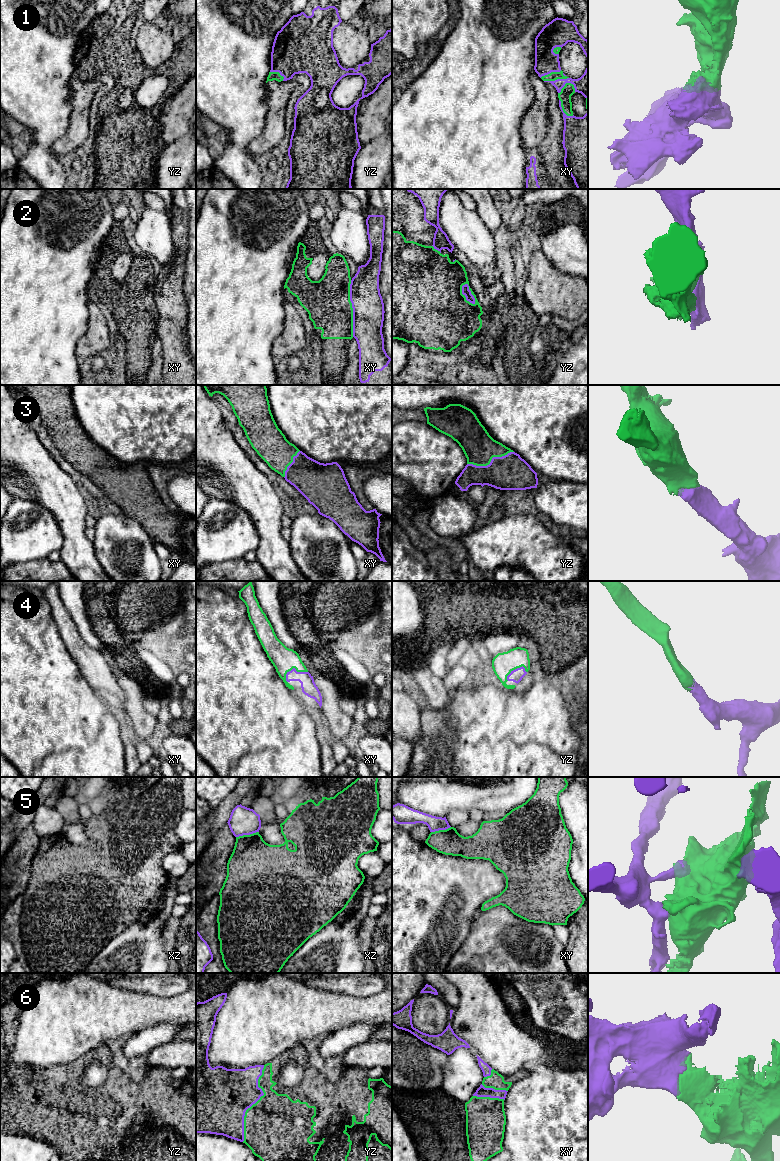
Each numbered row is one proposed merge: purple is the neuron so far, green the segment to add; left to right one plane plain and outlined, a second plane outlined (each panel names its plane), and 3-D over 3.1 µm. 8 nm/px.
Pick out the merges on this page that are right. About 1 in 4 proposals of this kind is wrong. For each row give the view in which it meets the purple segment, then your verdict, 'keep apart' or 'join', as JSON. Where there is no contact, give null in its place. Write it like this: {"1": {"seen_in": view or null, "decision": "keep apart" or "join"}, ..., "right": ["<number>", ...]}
{"1": {"seen_in": "xy", "decision": "join"}, "2": {"seen_in": "xy", "decision": "keep apart"}, "3": {"seen_in": "yz", "decision": "join"}, "4": {"seen_in": "xy", "decision": "join"}, "5": {"seen_in": "xz", "decision": "keep apart"}, "6": {"seen_in": "yz", "decision": "join"}, "right": ["1", "3", "4", "6"]}

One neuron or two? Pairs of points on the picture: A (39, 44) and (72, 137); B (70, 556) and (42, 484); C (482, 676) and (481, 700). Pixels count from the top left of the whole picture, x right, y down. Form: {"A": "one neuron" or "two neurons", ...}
{"A": "two neurons", "B": "one neuron", "C": "two neurons"}

